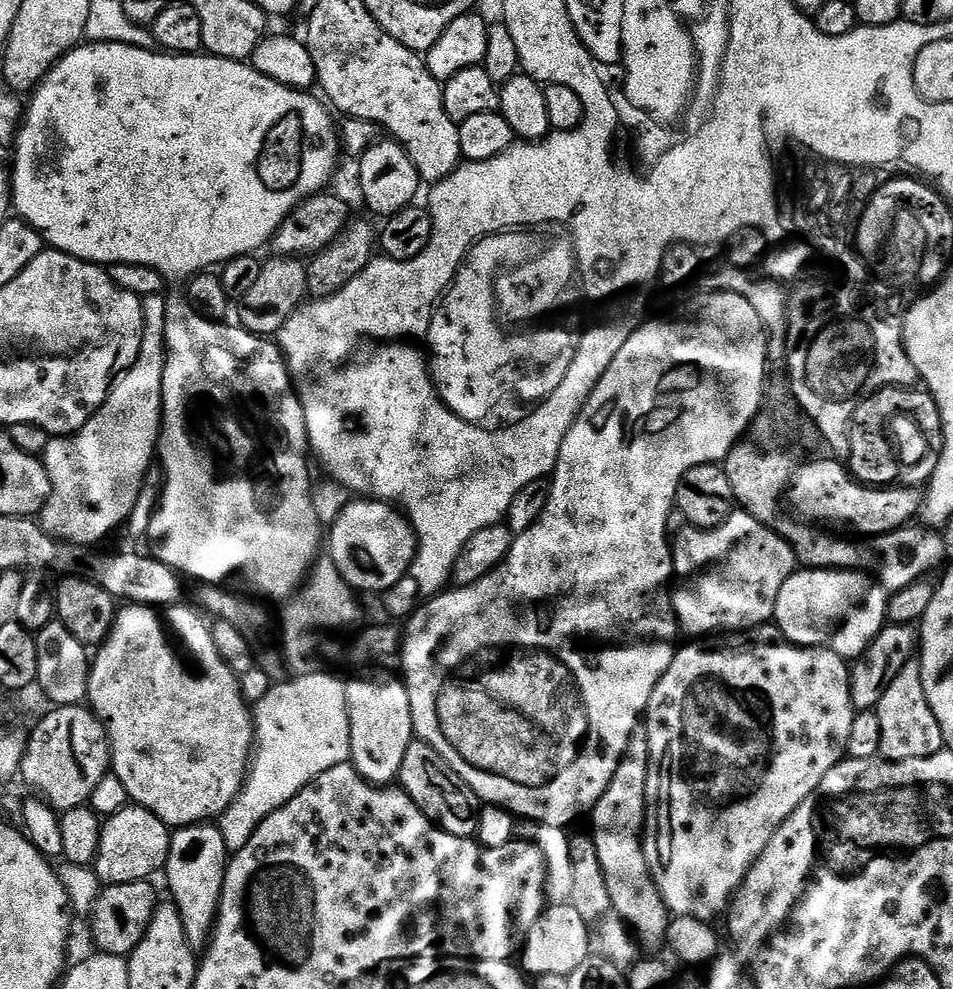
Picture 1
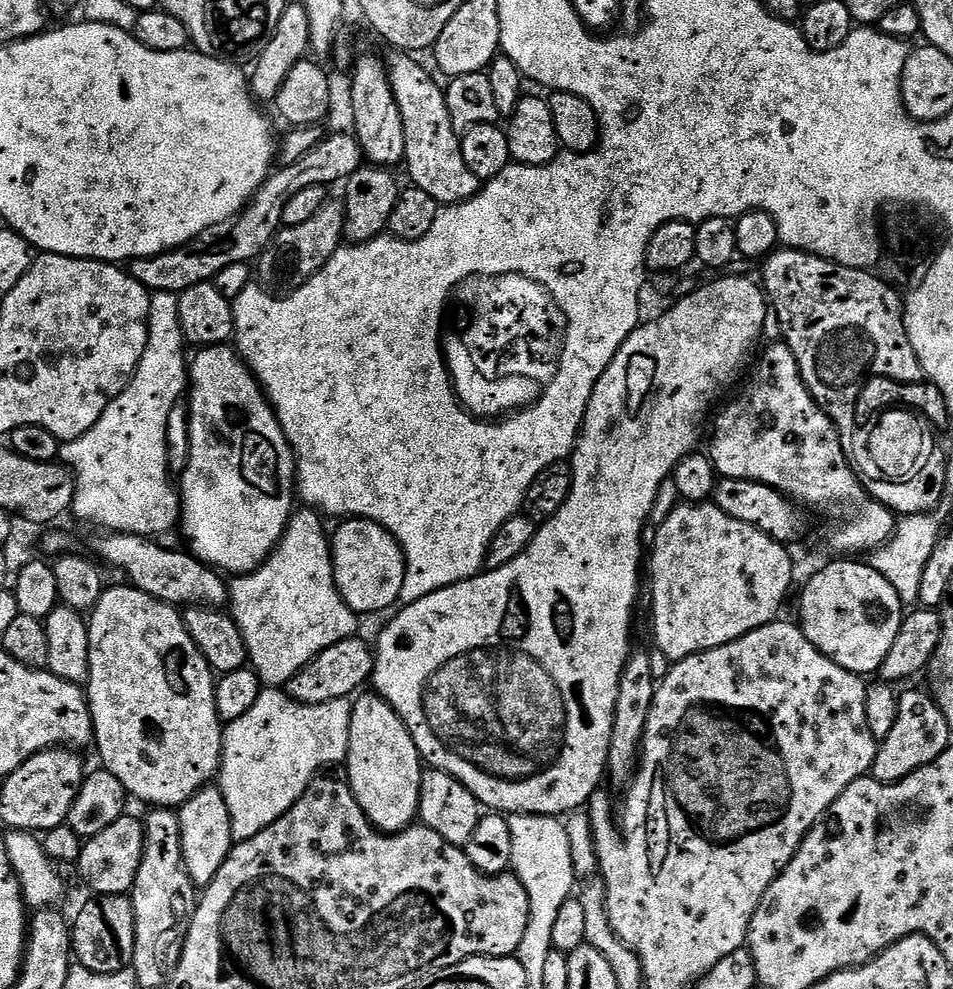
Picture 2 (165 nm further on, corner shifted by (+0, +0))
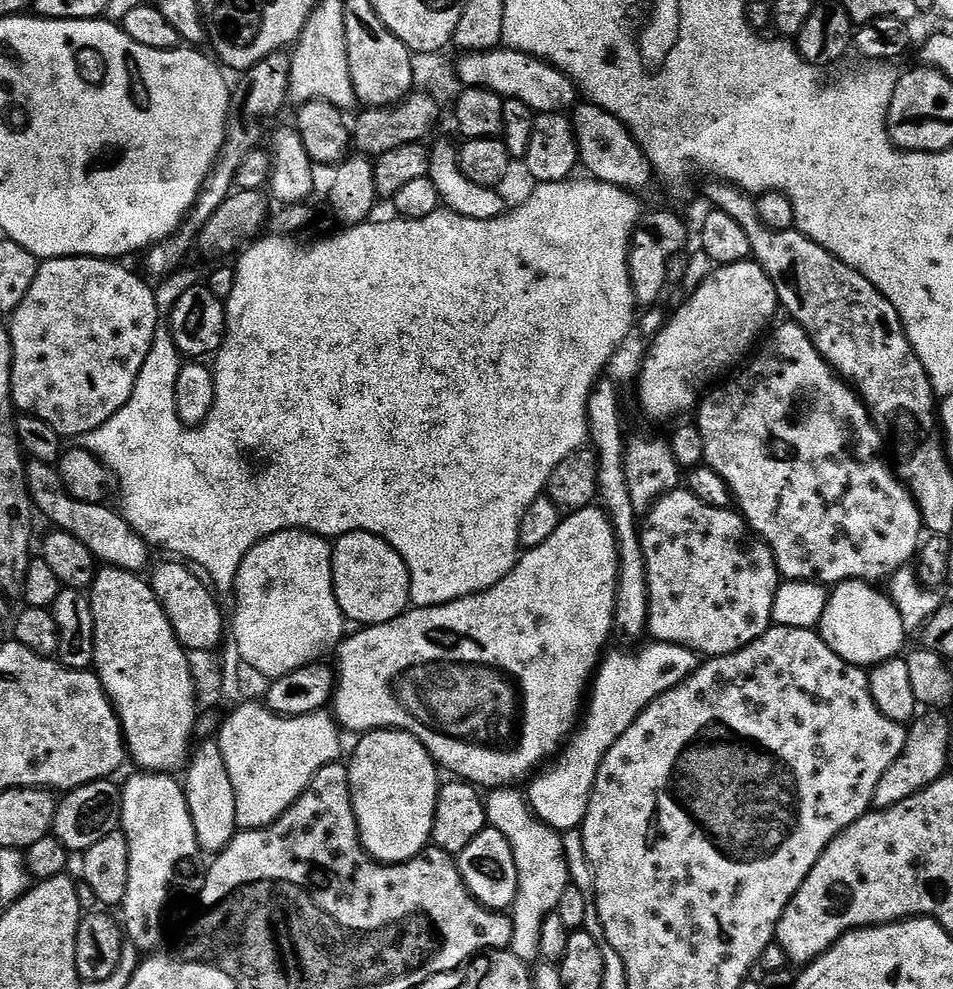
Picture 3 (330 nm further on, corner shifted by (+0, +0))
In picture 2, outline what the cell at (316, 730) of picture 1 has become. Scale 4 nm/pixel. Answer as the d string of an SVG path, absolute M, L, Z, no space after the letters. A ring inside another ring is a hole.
M268 686L261 691L248 713L224 728L224 754L220 758L218 787L222 798L226 798L226 810L230 810L233 841L249 840L269 828L279 816L285 816L291 810L296 799L307 790L308 783L316 779L321 770L331 769L328 768L331 764L343 765L347 761L351 717L351 699L300 704L289 698L287 691Z

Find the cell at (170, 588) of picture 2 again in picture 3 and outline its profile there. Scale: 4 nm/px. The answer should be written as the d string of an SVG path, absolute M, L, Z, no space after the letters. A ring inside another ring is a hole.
M33 461L27 465L27 469L28 484L35 509L44 515L51 525L78 538L90 550L92 556L103 565L137 574L143 573L149 567L148 560L152 554L150 546L125 522L119 511L108 508L109 505L105 503L78 502L63 490L59 471L53 465Z

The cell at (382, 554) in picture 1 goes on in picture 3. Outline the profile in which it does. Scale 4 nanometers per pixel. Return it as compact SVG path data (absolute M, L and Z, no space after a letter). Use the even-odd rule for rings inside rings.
M351 532L335 537L332 581L338 606L356 626L385 624L409 611L412 595L406 562L385 540L369 532Z

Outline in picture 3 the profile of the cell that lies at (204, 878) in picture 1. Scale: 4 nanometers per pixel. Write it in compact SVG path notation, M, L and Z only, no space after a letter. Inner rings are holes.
M205 739L200 745L200 749L197 747L191 753L190 763L186 768L188 780L183 781L184 796L188 799L190 818L194 822L201 853L219 854L228 847L238 831L234 782L230 782L226 758L222 758L219 743L215 739Z

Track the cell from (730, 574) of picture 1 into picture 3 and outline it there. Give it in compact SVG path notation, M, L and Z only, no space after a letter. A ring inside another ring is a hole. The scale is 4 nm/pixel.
M677 490L664 496L652 508L652 513L646 518L646 527L642 532L642 543L648 571L648 630L653 641L661 644L676 644L678 647L688 648L701 657L711 658L742 650L750 642L757 640L763 632L773 627L772 611L775 608L776 592L782 583L780 567L777 566L774 554L768 549L767 544L759 538L754 538L748 527L748 521L740 515L739 511L706 506L706 502L699 500L691 490Z

